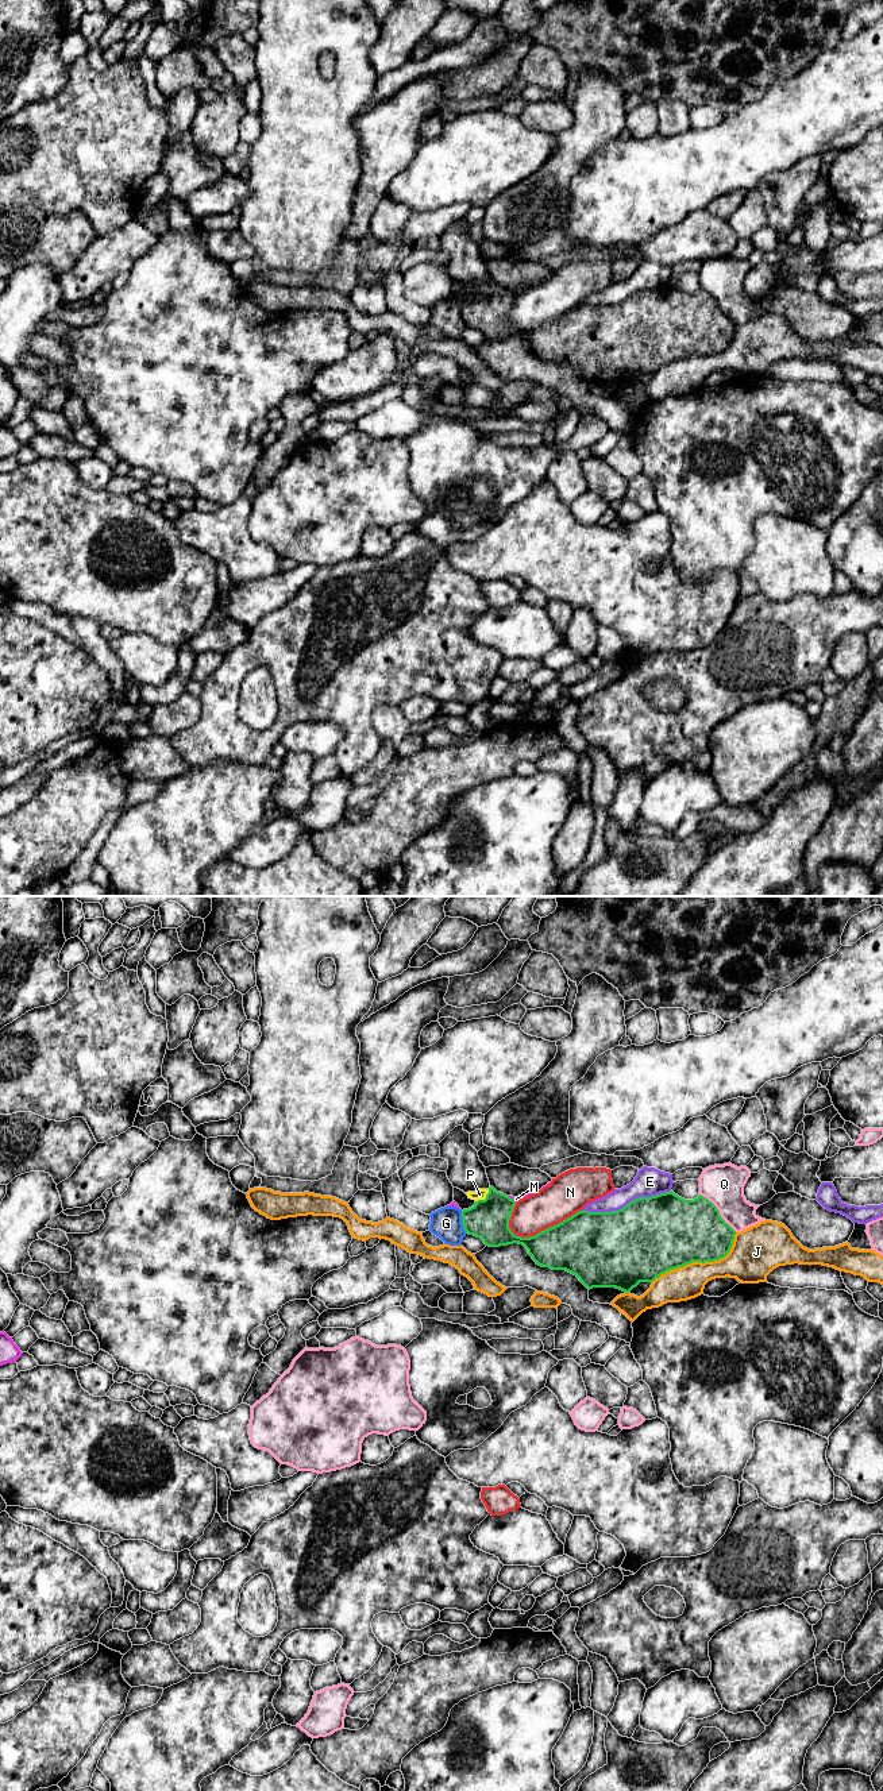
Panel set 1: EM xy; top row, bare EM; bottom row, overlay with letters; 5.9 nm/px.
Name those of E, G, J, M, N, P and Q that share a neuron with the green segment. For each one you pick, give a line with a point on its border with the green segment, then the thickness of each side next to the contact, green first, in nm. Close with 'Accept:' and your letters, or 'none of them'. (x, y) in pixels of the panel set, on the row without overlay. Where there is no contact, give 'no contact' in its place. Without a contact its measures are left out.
P: xy (485, 292) | 240/60 nm
Accept: P

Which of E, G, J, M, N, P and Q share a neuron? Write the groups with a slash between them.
E / G / J / M / N / P / Q

